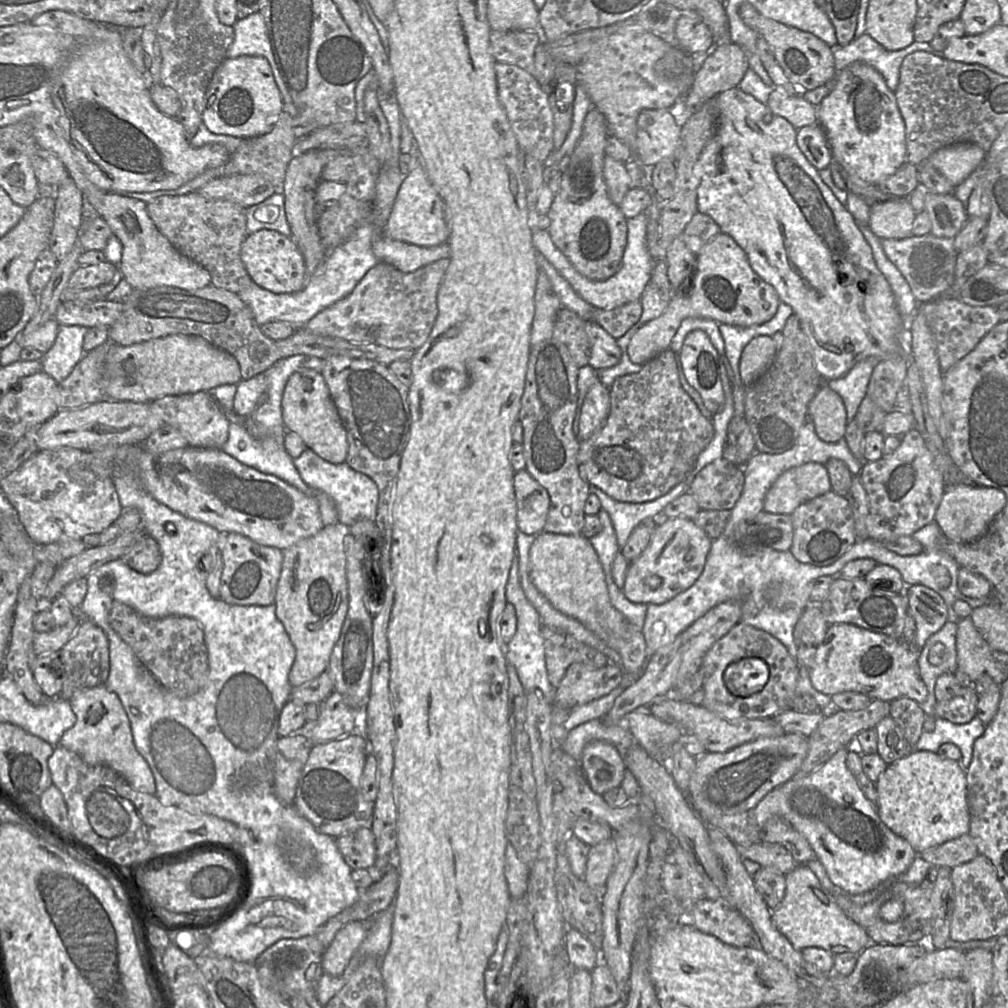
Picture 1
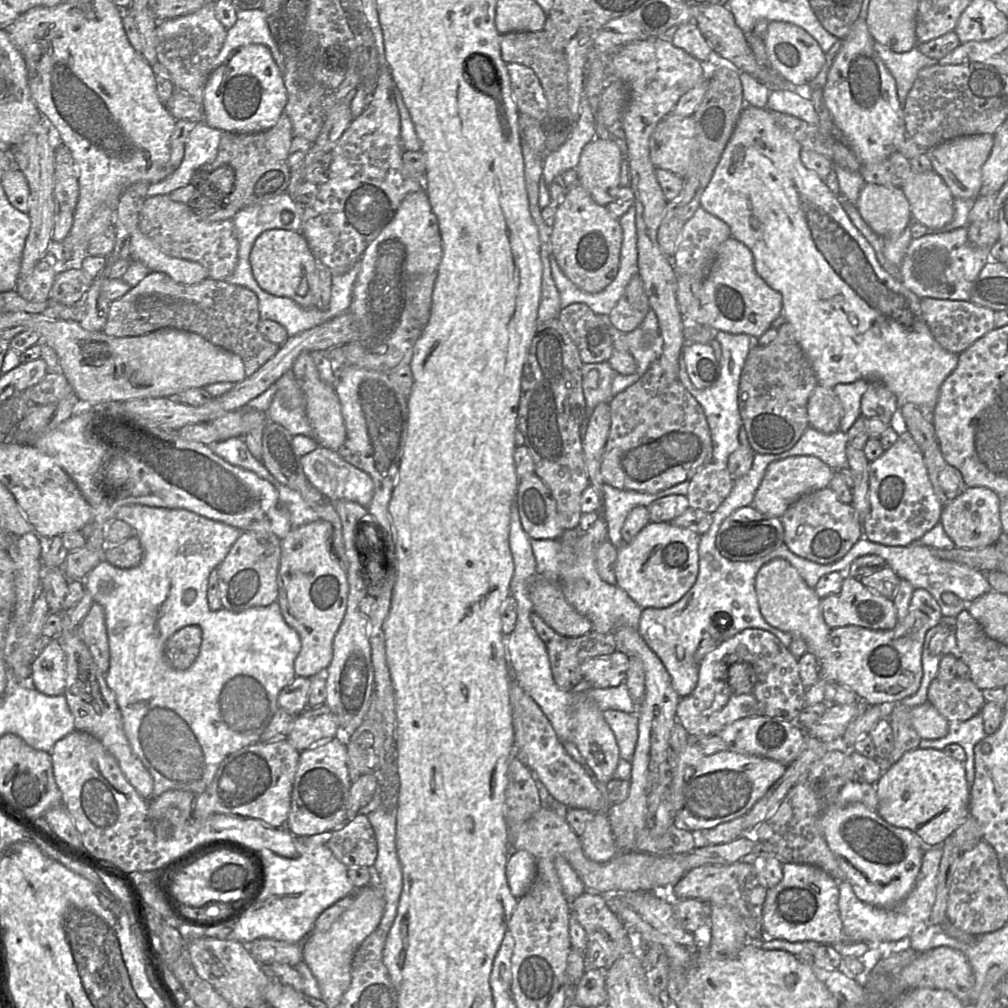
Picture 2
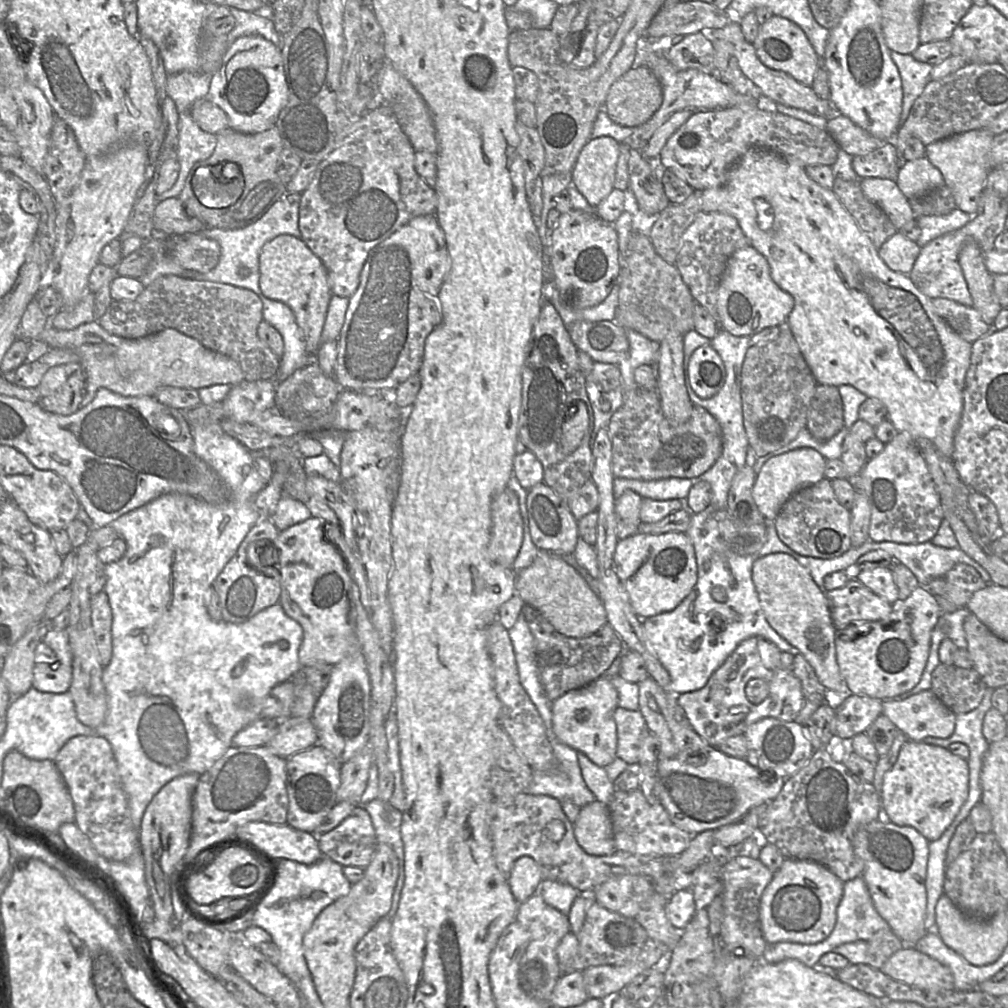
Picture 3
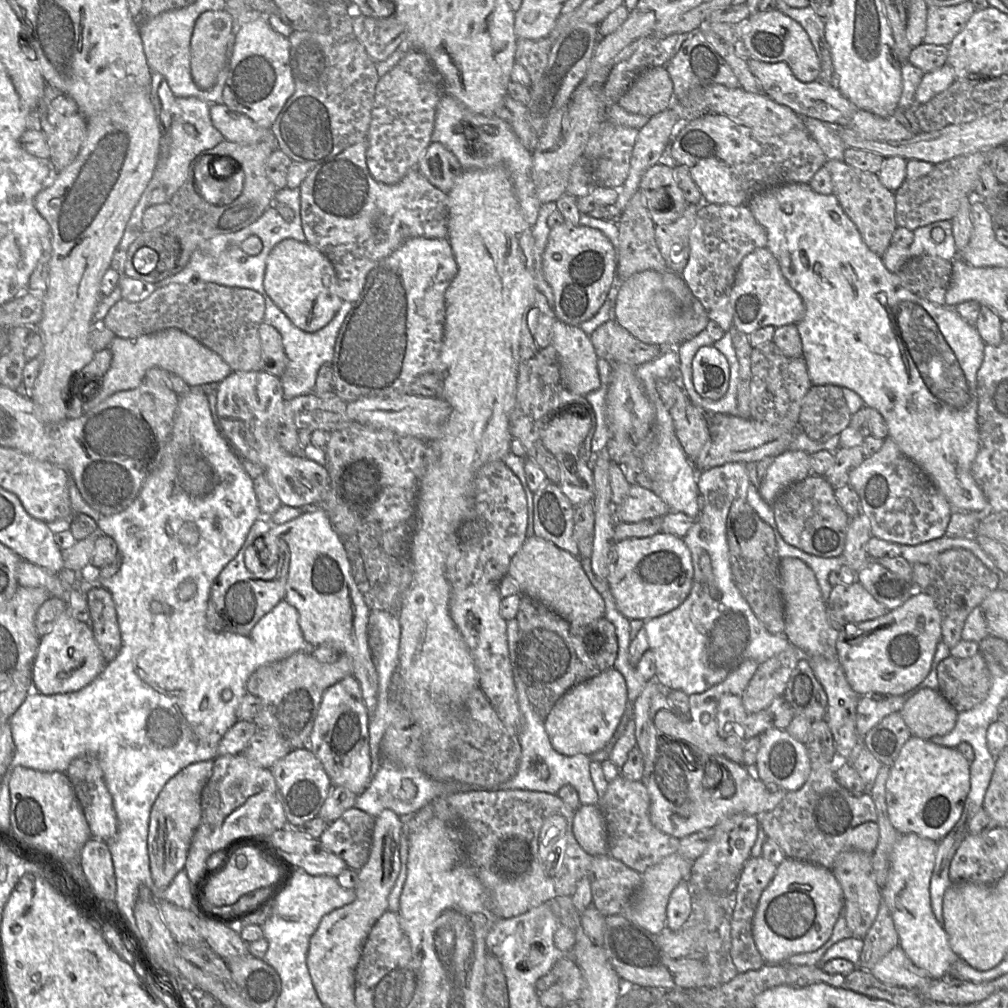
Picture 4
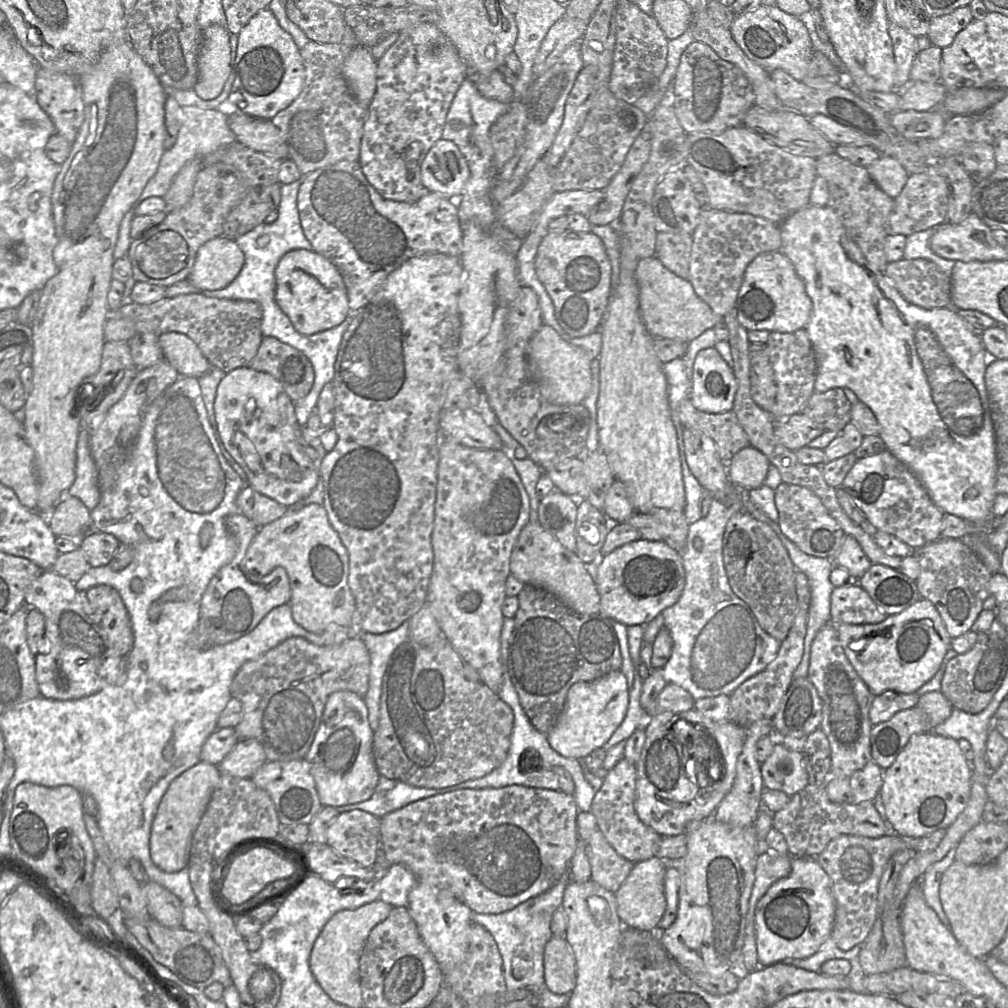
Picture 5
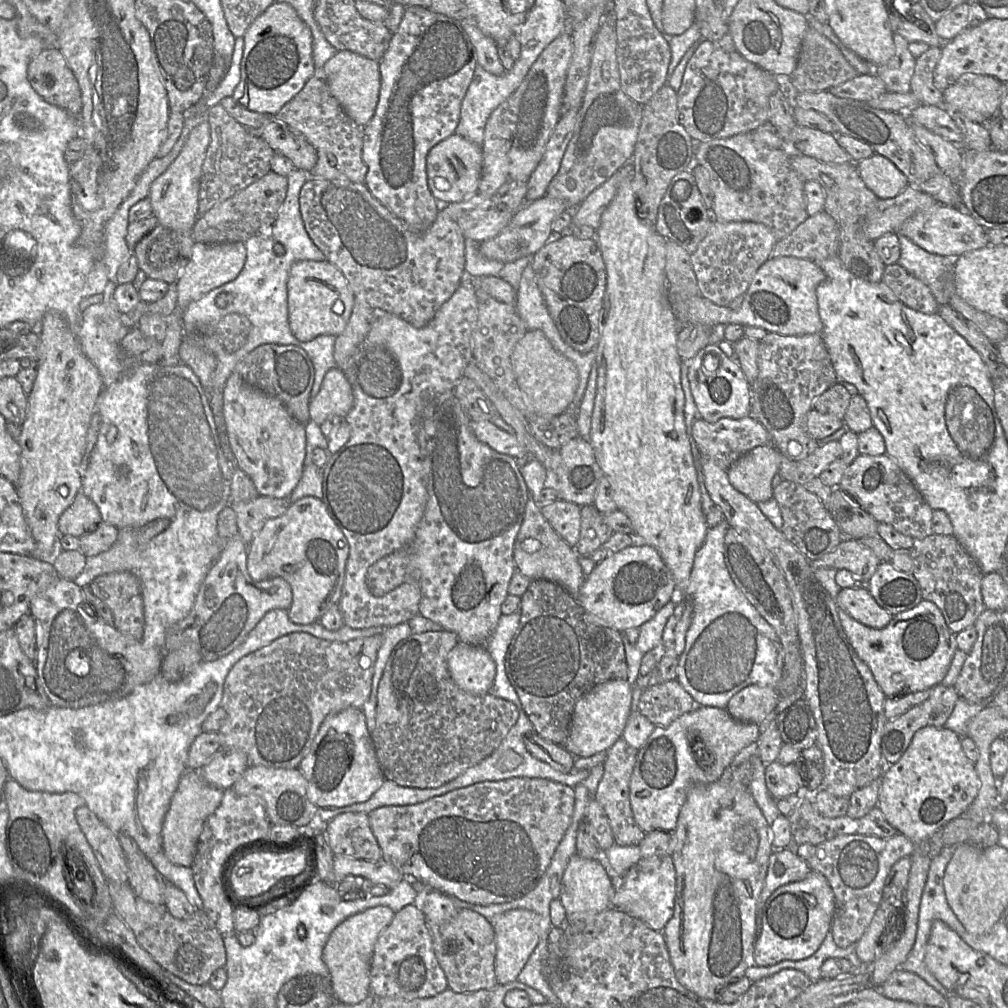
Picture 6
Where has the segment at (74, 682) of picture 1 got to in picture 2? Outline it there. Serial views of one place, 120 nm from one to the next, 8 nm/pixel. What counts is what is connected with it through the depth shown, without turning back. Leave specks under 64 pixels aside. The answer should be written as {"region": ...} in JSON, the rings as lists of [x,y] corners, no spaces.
{"region":[[[93,602],[89,612],[79,624],[77,632],[88,647],[98,669],[106,674],[110,666],[110,653],[105,611],[100,604]]]}

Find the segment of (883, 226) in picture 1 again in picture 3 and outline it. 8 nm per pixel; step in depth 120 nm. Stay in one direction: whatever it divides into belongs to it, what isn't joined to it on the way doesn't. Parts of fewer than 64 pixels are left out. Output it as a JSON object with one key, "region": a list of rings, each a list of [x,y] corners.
{"region":[[[873,177],[858,180],[865,197],[886,213],[897,230],[915,220],[910,201],[896,181]]]}

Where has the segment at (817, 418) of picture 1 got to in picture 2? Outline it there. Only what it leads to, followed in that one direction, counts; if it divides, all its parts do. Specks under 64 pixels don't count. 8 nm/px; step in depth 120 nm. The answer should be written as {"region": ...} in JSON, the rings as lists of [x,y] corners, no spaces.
{"region":[[[818,384],[807,405],[809,426],[823,434],[840,430],[843,406],[832,388]]]}

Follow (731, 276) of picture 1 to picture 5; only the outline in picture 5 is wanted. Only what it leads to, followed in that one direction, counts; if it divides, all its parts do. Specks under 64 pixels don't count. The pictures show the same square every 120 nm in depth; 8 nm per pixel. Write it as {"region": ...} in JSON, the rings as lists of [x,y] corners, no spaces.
{"region":[[[781,251],[759,254],[747,266],[736,301],[739,323],[749,330],[794,332],[805,329],[813,310],[803,279]]]}

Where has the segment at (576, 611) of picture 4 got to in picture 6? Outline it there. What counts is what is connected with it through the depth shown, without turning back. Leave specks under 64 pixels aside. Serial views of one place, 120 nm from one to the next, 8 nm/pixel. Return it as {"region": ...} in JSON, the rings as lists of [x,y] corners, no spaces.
{"region":[[[531,497],[526,504],[524,520],[513,548],[516,571],[529,580],[547,580],[562,586],[578,601],[586,578],[579,564],[579,555],[551,527],[541,513],[541,506]]]}

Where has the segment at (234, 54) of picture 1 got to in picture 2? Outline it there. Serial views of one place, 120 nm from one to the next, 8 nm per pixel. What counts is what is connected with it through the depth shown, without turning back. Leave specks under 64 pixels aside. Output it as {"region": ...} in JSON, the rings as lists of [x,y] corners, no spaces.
{"region":[[[261,9],[237,10],[236,16],[237,20],[227,30],[224,44],[213,62],[213,70],[223,64],[236,49],[248,44],[263,44],[270,49],[283,75],[285,72],[284,56],[281,54],[276,41],[271,35],[264,11]]]}

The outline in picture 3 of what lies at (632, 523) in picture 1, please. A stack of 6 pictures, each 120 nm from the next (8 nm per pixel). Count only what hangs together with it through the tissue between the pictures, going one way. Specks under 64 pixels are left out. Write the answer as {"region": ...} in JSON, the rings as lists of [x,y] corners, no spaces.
{"region":[[[615,478],[613,496],[614,500],[617,500],[625,491],[632,490],[642,498],[686,500],[694,483],[695,479],[687,478],[666,478],[651,481]]]}

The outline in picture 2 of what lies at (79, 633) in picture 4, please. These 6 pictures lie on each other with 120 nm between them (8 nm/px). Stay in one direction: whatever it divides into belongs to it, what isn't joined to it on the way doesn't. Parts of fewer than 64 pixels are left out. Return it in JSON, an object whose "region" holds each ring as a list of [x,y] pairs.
{"region":[[[57,638],[44,640],[32,663],[28,684],[47,696],[61,695],[66,686],[66,658]]]}

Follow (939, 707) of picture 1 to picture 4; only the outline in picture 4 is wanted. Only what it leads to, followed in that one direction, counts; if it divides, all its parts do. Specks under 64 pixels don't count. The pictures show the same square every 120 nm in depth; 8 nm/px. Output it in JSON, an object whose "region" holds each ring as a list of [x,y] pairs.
{"region":[[[983,655],[969,658],[950,656],[937,667],[938,691],[958,712],[982,703],[990,690],[992,678]]]}

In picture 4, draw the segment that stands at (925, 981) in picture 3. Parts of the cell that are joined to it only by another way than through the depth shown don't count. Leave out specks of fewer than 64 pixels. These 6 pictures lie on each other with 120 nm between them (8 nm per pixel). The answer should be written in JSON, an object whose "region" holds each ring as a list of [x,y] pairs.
{"region":[[[899,945],[883,956],[870,972],[885,984],[906,988],[916,987],[932,979],[926,970],[914,965]]]}

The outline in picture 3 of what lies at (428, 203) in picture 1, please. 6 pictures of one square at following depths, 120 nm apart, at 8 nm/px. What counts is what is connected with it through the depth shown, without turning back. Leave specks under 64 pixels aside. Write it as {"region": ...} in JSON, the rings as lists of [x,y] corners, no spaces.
{"region":[[[435,215],[415,217],[370,251],[360,273],[358,288],[349,298],[337,339],[334,377],[342,389],[393,392],[400,383],[419,371],[426,338],[442,321],[438,294],[450,265],[445,236]]]}

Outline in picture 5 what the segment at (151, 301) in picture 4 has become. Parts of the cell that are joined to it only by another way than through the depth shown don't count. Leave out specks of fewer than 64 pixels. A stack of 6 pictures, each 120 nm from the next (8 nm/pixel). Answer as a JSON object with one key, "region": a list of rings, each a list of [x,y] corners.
{"region":[[[197,291],[174,297],[163,297],[155,302],[138,304],[125,301],[111,315],[130,318],[137,333],[161,335],[180,332],[191,338],[208,359],[211,367],[228,373],[239,367],[248,367],[262,341],[262,308],[254,301],[209,297]]]}

